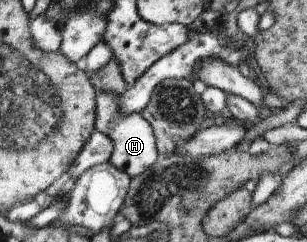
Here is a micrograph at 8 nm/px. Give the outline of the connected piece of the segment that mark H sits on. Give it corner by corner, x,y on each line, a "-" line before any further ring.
100,92
97,94
95,105
95,129
109,136
113,143
112,155
109,162
125,171
131,178
140,175
146,168
153,166
159,158
155,144
155,135
151,125
140,112
122,115
118,109
121,94
116,92

